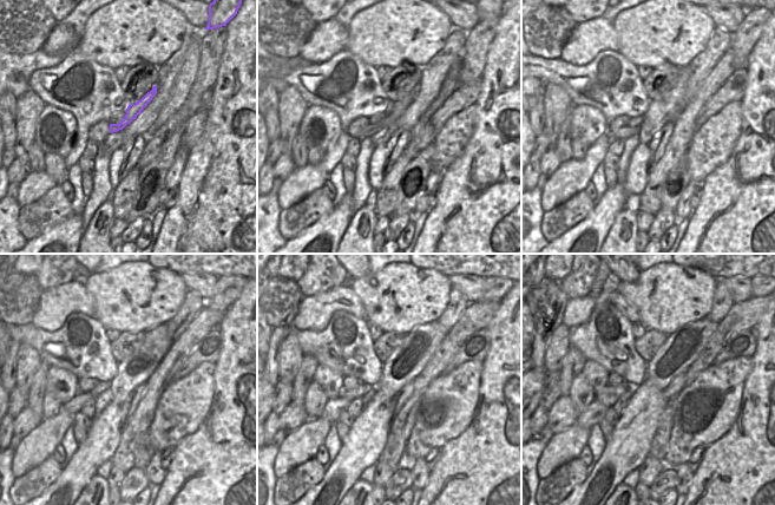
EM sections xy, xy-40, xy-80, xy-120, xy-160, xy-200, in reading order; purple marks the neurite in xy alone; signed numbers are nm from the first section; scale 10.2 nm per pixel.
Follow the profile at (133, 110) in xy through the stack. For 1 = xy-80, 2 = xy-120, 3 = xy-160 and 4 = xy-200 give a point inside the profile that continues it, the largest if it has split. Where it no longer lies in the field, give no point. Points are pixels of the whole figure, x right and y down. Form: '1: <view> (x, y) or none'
1: xy-80 (625, 132)
2: xy-120 (74, 405)
3: xy-160 (333, 408)
4: xy-200 (595, 412)

